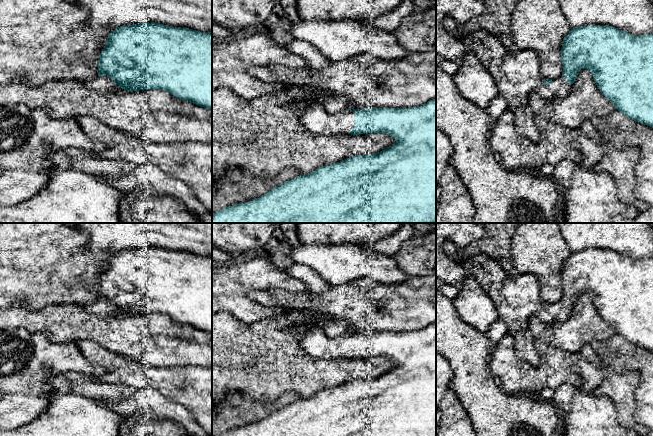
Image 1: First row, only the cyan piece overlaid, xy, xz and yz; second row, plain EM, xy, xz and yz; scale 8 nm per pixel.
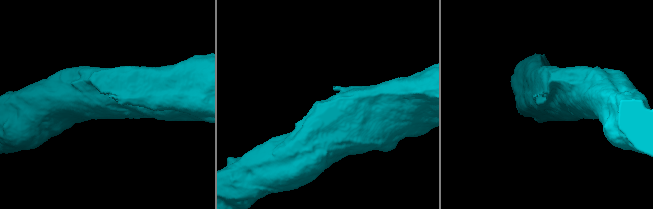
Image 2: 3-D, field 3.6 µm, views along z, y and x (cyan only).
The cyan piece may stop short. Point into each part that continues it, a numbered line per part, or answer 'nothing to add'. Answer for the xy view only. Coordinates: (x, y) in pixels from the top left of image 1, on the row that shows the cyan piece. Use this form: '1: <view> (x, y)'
1: xy (102, 83)

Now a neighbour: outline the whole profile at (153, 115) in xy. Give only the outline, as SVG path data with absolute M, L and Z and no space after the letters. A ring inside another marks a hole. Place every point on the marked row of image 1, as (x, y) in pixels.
M52 80L38 86L21 82L0 84L0 105L22 103L29 108L47 109L54 118L80 115L95 117L110 128L151 143L199 142L212 145L212 109L179 99L161 89L112 92L90 90L78 80Z

